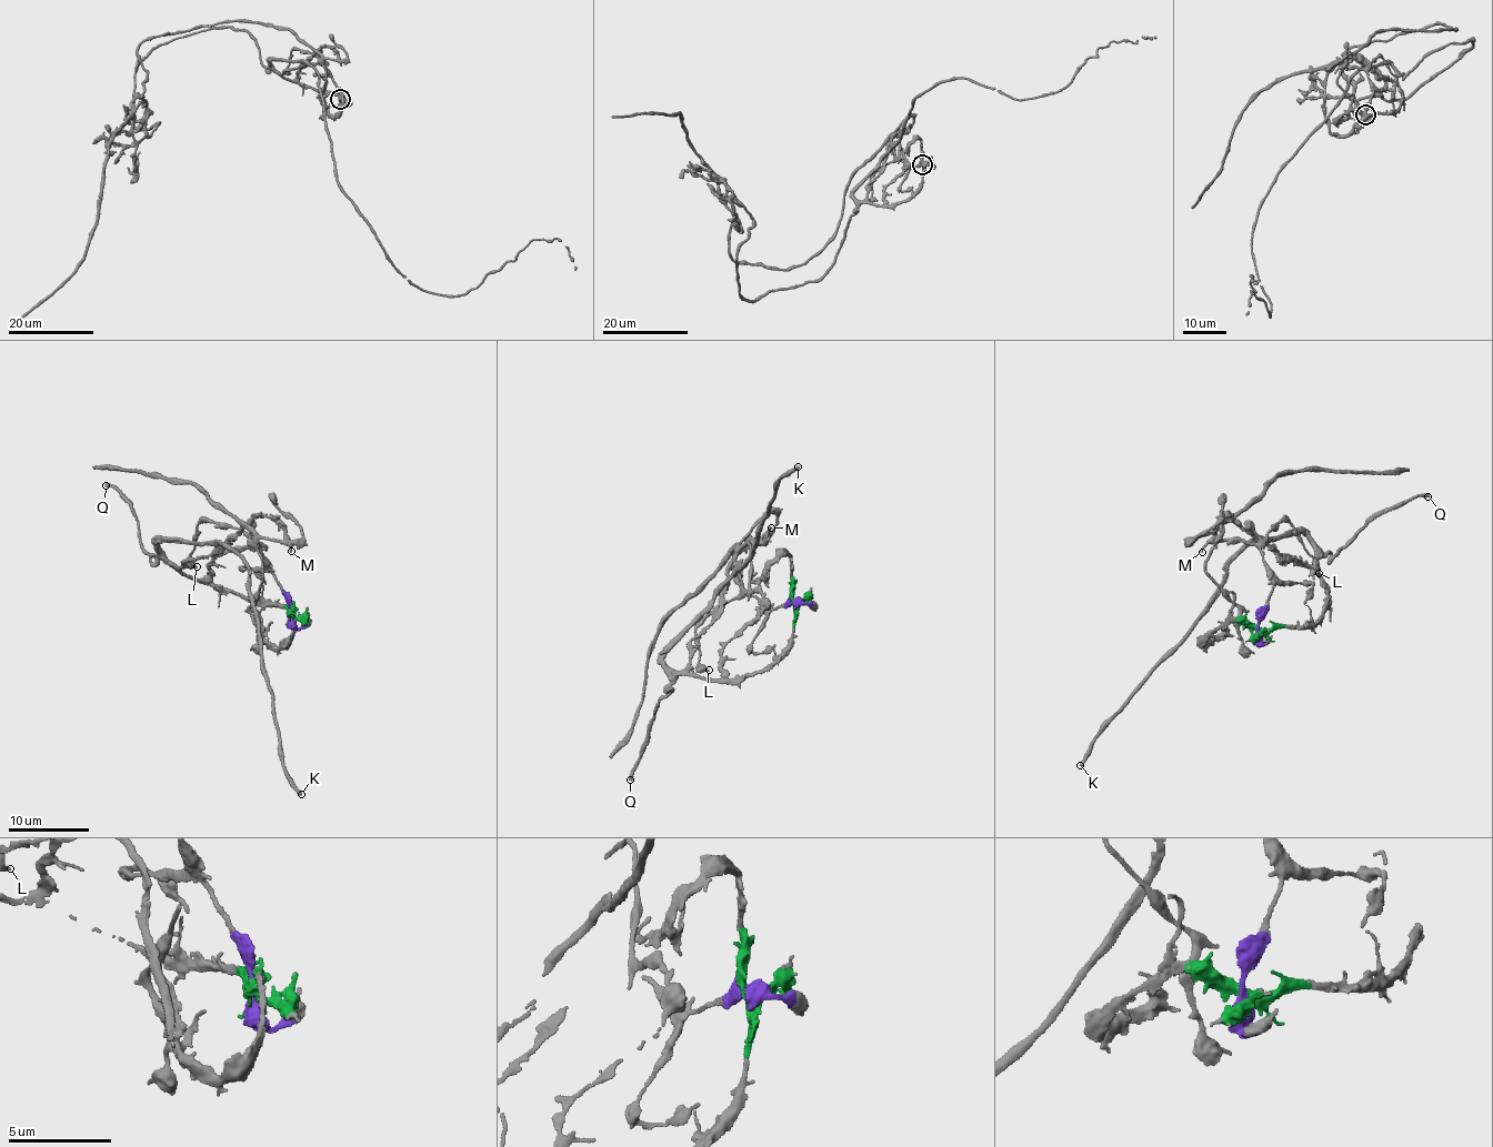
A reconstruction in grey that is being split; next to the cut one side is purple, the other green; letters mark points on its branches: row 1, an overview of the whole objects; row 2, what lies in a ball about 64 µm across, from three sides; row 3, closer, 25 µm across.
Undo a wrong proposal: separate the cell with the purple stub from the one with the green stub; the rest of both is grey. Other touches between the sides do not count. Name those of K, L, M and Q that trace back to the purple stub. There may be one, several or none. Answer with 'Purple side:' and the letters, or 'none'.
Purple side: L

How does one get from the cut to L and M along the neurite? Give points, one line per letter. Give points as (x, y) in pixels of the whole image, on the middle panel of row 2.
L: (793, 602), (791, 597), (773, 607), (757, 596), (742, 594), (719, 605), (695, 631), (700, 665), (709, 670)
M: (793, 602), (792, 642), (769, 665), (722, 681), (691, 670), (689, 645), (719, 611), (725, 572), (771, 527)

